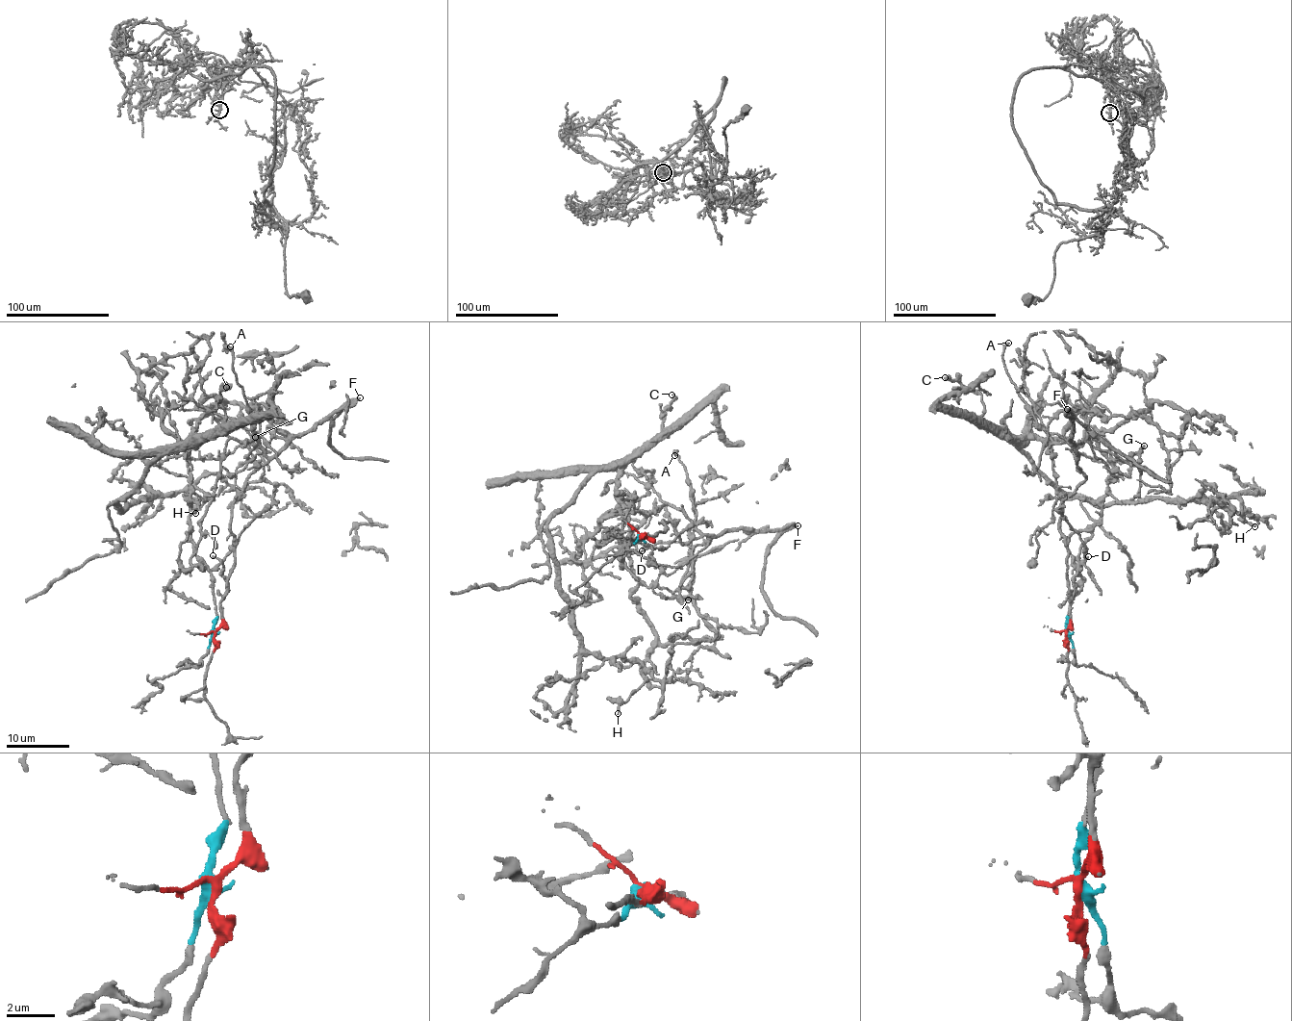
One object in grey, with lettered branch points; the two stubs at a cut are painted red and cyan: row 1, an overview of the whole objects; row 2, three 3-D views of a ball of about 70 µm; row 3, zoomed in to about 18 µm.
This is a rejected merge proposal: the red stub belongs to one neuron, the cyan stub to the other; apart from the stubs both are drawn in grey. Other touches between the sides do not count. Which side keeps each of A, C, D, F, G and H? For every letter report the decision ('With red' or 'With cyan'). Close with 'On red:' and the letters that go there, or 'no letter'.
A: With red
C: With cyan
D: With cyan
F: With red
G: With cyan
H: With cyan
On red: A, F

